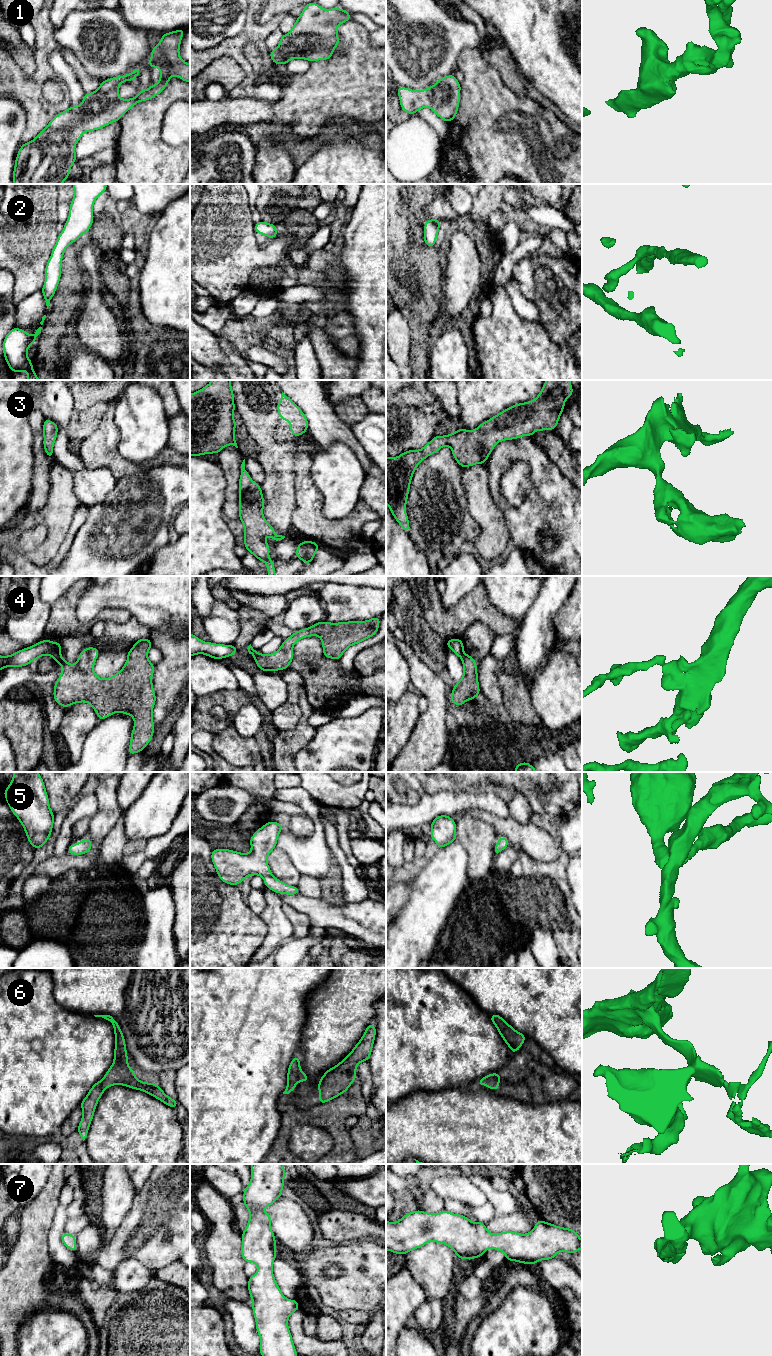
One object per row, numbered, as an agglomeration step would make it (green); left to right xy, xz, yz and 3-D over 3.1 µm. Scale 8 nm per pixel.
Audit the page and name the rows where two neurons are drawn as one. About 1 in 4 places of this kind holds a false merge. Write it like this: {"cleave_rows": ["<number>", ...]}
{"cleave_rows": ["4"]}

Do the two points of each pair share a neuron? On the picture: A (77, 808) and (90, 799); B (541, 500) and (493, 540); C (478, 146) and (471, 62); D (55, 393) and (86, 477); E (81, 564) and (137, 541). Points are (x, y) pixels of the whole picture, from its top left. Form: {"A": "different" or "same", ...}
{"A": "same", "B": "different", "C": "same", "D": "same", "E": "same"}

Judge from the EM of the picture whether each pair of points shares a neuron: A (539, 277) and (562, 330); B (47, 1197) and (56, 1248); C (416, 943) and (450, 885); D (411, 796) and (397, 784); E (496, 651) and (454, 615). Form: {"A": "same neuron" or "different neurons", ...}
{"A": "same neuron", "B": "different neurons", "C": "same neuron", "D": "same neuron", "E": "different neurons"}

